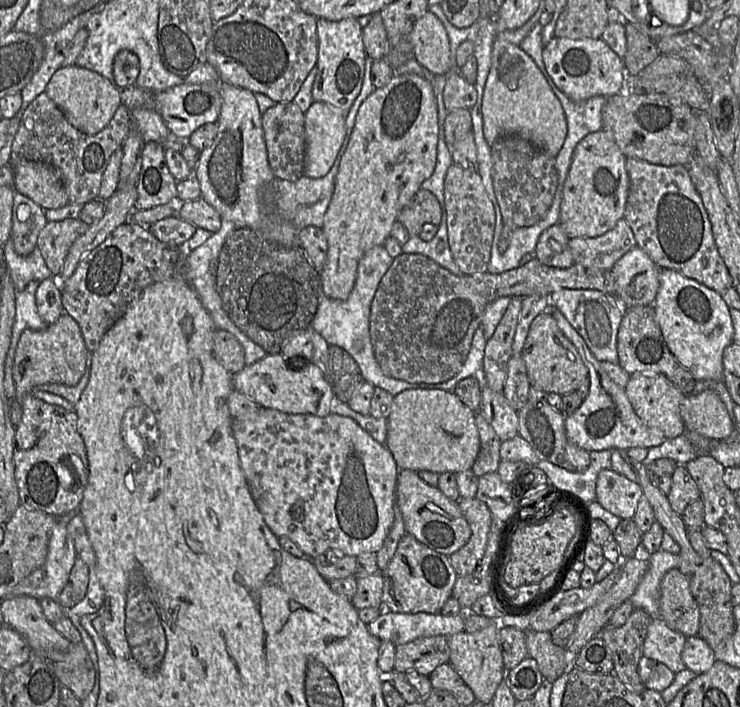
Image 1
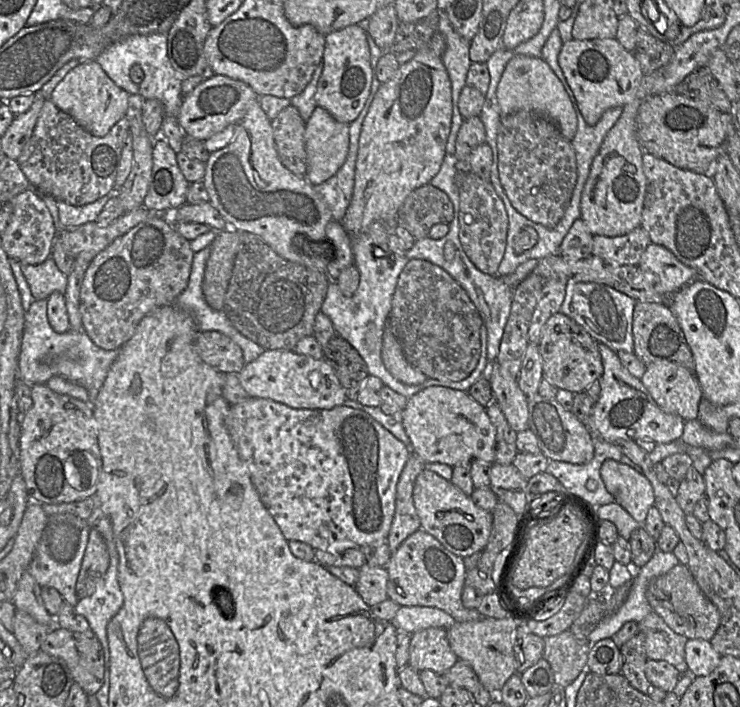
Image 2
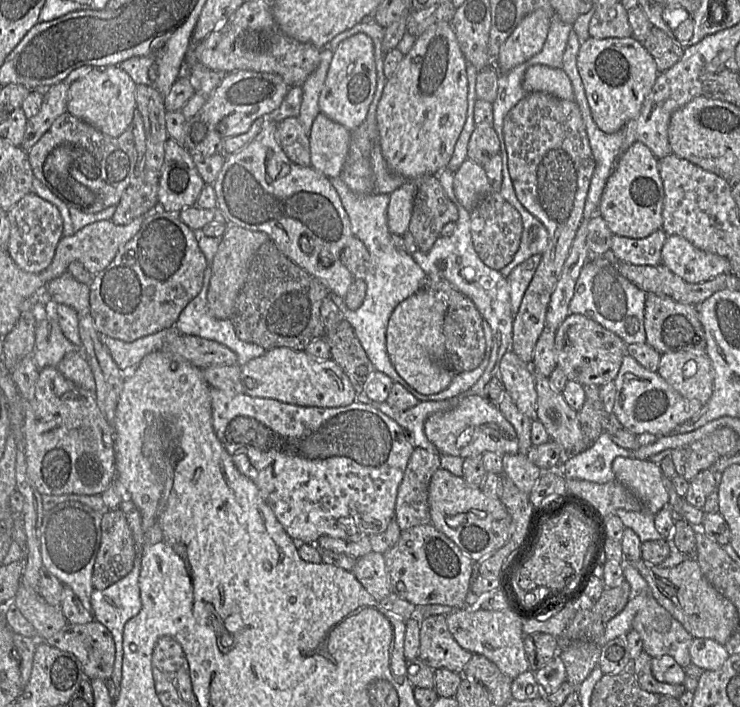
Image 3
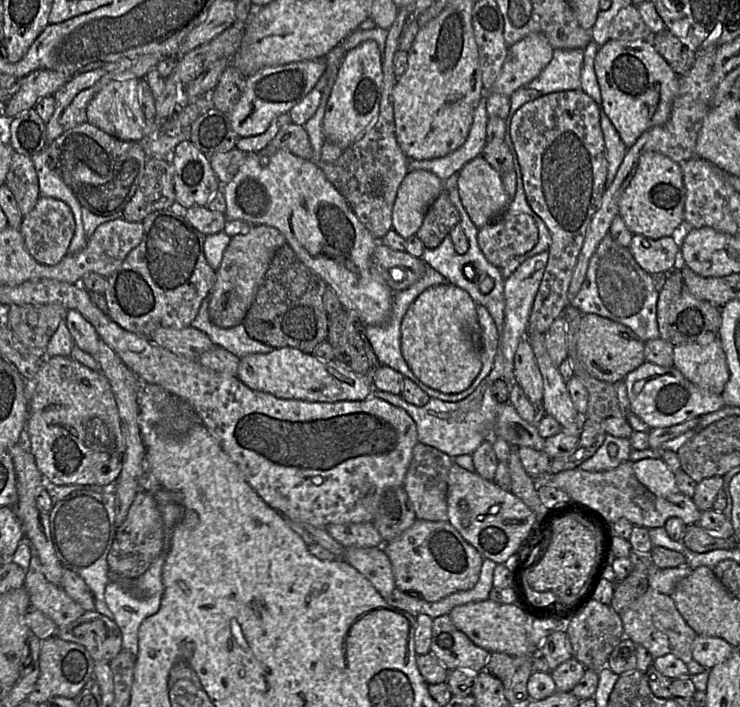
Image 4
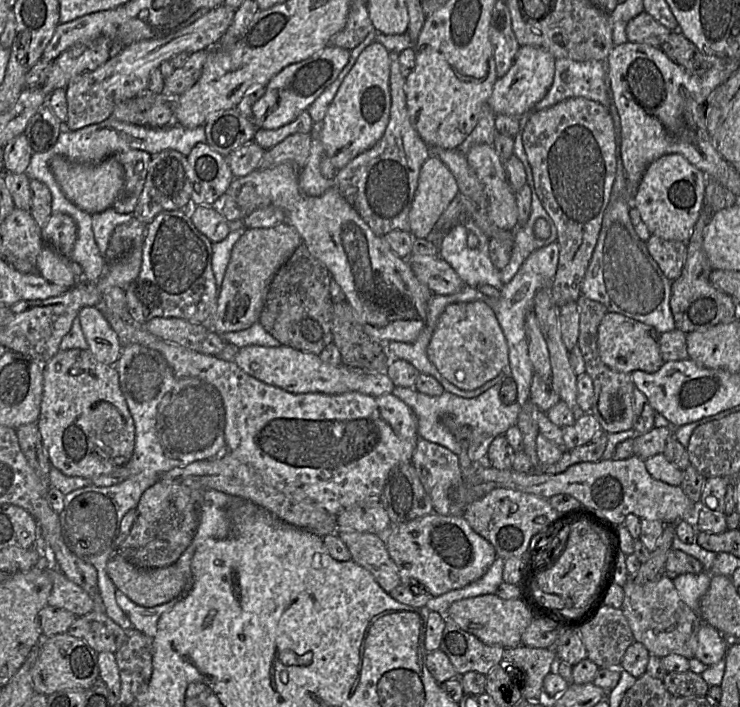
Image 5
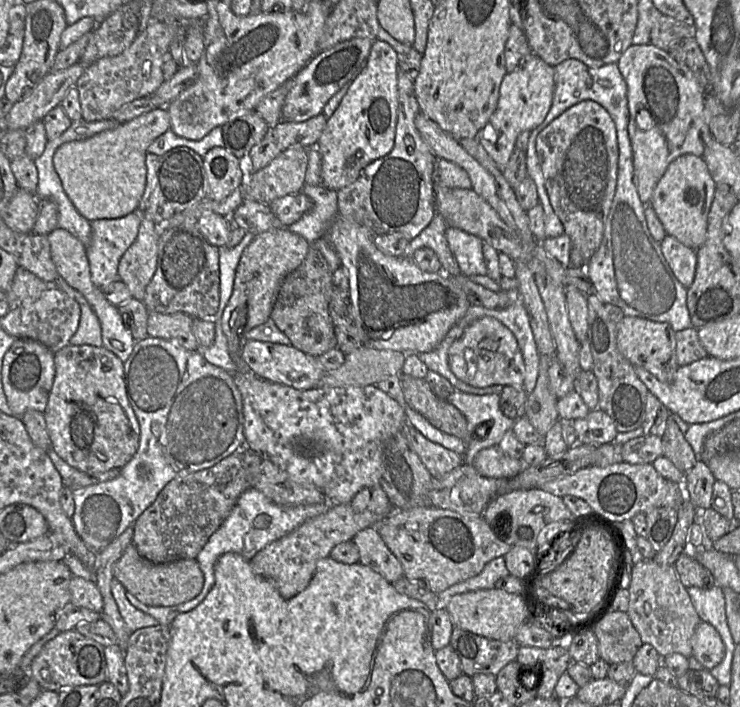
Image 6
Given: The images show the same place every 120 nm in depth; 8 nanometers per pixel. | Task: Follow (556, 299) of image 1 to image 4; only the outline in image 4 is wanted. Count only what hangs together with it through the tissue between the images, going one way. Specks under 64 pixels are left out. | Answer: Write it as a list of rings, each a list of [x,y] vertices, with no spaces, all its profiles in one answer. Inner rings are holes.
[[[609,233],[592,255],[585,280],[570,305],[585,314],[596,314],[630,328],[642,341],[659,338],[657,301],[659,280],[645,272],[628,247],[621,246]]]

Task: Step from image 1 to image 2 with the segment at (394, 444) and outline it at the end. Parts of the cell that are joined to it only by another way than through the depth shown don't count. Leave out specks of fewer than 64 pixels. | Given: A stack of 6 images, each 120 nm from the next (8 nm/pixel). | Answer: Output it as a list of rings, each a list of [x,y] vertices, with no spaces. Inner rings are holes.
[[[428,387],[408,398],[402,414],[402,423],[417,454],[427,464],[443,463],[451,467],[474,460],[495,462],[496,429],[486,408],[466,391],[443,387]]]

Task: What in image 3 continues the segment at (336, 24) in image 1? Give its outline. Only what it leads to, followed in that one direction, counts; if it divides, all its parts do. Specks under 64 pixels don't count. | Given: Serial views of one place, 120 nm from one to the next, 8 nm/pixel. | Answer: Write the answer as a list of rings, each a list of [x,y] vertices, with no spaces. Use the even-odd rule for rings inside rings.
[[[358,33],[343,40],[334,52],[324,87],[319,95],[320,112],[349,131],[366,119],[377,87],[374,43],[370,36]]]

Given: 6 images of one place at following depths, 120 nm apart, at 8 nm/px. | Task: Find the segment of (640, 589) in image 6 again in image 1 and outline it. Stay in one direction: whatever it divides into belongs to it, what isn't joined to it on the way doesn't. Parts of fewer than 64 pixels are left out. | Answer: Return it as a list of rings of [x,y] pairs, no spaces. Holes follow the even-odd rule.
[[[654,618],[648,627],[643,656],[666,665],[675,674],[686,669],[682,651],[687,637],[669,628],[661,618]]]

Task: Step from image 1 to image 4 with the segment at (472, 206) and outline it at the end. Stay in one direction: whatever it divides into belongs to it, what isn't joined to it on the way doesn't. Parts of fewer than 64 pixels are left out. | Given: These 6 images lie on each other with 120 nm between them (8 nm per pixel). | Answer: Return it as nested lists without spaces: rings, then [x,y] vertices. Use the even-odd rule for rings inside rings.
[[[509,210],[479,228],[478,232],[479,248],[488,262],[499,269],[530,251],[538,239],[539,231],[534,219]]]

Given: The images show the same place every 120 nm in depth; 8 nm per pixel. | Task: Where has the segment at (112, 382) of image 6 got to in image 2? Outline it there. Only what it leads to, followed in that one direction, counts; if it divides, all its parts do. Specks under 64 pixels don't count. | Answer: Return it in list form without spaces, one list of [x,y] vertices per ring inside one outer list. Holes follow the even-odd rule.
[[[34,384],[32,405],[21,419],[20,472],[31,502],[41,504],[71,503],[94,496],[102,472],[97,424],[92,405],[51,390],[47,384]]]

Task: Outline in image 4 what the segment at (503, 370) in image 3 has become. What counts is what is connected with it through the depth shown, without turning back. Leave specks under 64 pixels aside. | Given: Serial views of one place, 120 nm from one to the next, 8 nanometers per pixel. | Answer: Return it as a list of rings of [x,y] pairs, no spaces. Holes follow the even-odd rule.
[[[527,336],[520,341],[514,356],[514,376],[531,402],[542,401],[543,378]]]

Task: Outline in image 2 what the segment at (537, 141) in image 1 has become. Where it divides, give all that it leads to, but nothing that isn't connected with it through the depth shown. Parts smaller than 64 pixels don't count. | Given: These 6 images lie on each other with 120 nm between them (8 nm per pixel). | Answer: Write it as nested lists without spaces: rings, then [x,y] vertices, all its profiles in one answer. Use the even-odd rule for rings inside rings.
[[[515,55],[506,65],[497,87],[501,116],[517,111],[531,111],[556,124],[561,134],[571,141],[577,131],[577,114],[563,83],[541,58]]]

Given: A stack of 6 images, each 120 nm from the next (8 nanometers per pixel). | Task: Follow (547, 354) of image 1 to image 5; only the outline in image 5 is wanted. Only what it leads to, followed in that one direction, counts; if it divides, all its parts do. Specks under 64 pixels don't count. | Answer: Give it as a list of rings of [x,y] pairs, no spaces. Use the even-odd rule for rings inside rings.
[[[608,312],[598,327],[598,346],[603,362],[610,368],[632,373],[636,370],[648,373],[657,372],[664,363],[661,357],[658,338],[660,334],[651,326],[621,314]]]

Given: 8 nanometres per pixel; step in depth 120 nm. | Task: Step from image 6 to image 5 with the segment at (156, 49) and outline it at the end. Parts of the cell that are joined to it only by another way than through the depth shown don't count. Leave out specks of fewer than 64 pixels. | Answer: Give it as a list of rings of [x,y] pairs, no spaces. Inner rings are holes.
[[[220,5],[168,36],[141,40],[125,47],[95,70],[73,79],[65,87],[68,114],[63,123],[64,129],[78,130],[109,119],[118,103],[149,92],[150,73],[162,62],[182,52],[193,53],[217,46],[233,20],[234,11],[226,5]]]

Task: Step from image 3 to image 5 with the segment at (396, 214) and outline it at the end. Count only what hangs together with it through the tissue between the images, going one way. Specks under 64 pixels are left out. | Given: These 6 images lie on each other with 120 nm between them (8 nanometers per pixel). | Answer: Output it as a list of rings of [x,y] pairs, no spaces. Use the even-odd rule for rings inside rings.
[[[433,154],[423,163],[409,212],[409,232],[415,239],[426,238],[450,202],[459,194],[448,167]]]

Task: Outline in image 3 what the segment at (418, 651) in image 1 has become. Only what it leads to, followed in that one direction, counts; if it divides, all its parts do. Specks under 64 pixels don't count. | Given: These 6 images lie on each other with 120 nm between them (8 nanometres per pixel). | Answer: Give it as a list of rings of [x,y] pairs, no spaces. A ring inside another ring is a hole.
[[[433,615],[421,621],[418,659],[427,666],[462,673],[472,655],[450,633],[446,615]]]

